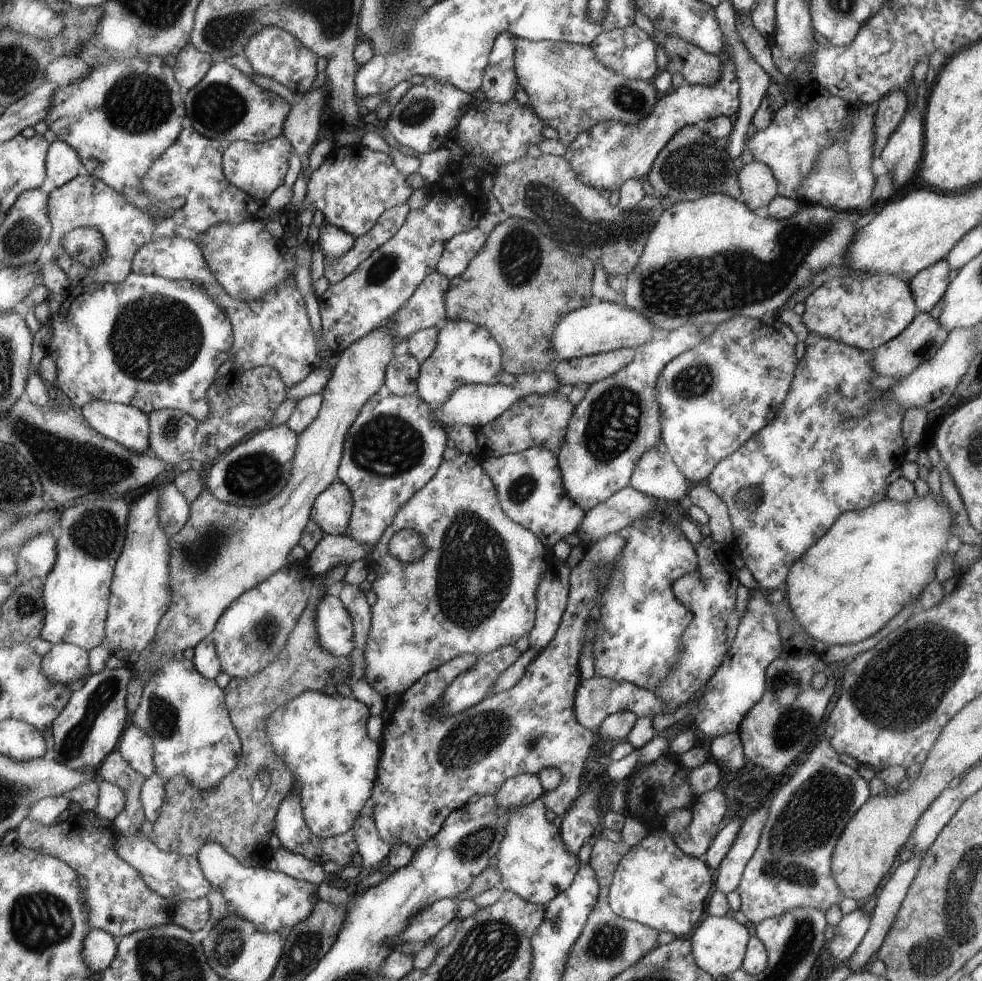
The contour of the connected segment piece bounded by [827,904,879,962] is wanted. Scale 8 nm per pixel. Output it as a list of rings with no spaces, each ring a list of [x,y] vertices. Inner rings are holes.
[[[871,904],[865,908],[858,908],[842,917],[839,925],[834,929],[834,938],[829,941],[828,951],[831,956],[841,962],[848,961],[858,950],[858,946],[866,938],[871,926],[873,909],[878,905]]]

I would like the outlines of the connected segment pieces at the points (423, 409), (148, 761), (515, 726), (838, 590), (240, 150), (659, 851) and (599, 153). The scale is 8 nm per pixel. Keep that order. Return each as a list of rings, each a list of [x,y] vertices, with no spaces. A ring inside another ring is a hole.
[[[391,393],[389,396],[371,396],[366,406],[359,412],[344,441],[343,458],[338,468],[338,480],[343,482],[354,497],[354,512],[347,530],[342,534],[368,543],[374,548],[382,538],[382,533],[391,526],[399,509],[408,504],[426,483],[436,476],[445,461],[442,454],[446,450],[448,436],[445,426],[437,419],[432,406],[424,402],[417,394],[399,397]]]
[[[129,723],[119,740],[117,749],[136,772],[142,773],[146,778],[156,773],[153,738],[143,728]]]
[[[618,533],[605,536],[584,552],[581,561],[571,568],[570,594],[559,630],[555,638],[544,647],[520,682],[511,689],[490,694],[476,706],[457,715],[440,716],[436,706],[450,683],[477,663],[474,654],[461,654],[446,664],[420,677],[400,697],[390,721],[384,719],[381,734],[381,753],[378,779],[371,792],[368,804],[373,807],[373,819],[380,838],[391,848],[398,844],[409,846],[413,851],[420,848],[432,836],[438,834],[446,817],[453,811],[464,808],[472,796],[495,795],[508,779],[524,773],[543,771],[544,768],[559,768],[565,779],[557,789],[547,791],[545,806],[561,818],[569,811],[580,794],[580,774],[586,766],[592,746],[592,731],[584,728],[575,717],[575,696],[580,682],[581,653],[587,640],[587,625],[593,609],[599,604],[599,571],[615,562],[623,551],[625,540]]]
[[[932,492],[927,497],[914,497],[910,502],[899,503],[888,498],[882,499],[879,503],[873,504],[871,507],[848,511],[839,516],[839,520],[827,531],[827,534],[823,536],[824,540],[820,539],[816,541],[800,558],[791,566],[791,570],[787,576],[787,583],[785,584],[785,601],[788,604],[793,617],[796,622],[801,624],[801,627],[805,630],[805,633],[812,637],[815,641],[822,641],[827,646],[832,644],[856,644],[866,638],[872,639],[876,637],[876,633],[884,631],[883,626],[892,618],[896,616],[908,602],[913,598],[916,598],[918,594],[922,594],[923,589],[927,586],[926,580],[930,578],[930,574],[934,576],[934,570],[936,570],[936,562],[938,562],[938,556],[946,552],[955,551],[958,540],[951,534],[952,516],[950,516],[950,510],[948,505],[936,502],[934,500]]]
[[[277,136],[263,143],[235,141],[223,150],[223,173],[236,188],[265,201],[284,182],[290,158],[291,145],[283,136]]]
[[[657,826],[623,856],[611,882],[610,905],[628,920],[648,925],[658,932],[688,938],[704,914],[712,878],[714,872],[702,860],[687,855],[667,830]]]
[[[723,57],[720,78],[711,85],[689,85],[684,82],[671,94],[666,93],[653,106],[653,111],[637,123],[606,121],[581,132],[566,147],[564,160],[578,174],[579,180],[596,190],[618,192],[630,179],[643,180],[654,166],[655,158],[666,143],[686,125],[706,122],[719,116],[734,117],[739,109],[739,82],[732,59]]]

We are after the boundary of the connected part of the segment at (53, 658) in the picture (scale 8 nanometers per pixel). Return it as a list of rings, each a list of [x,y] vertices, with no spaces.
[[[58,643],[43,656],[45,675],[57,683],[71,684],[75,689],[78,682],[85,682],[90,676],[88,652],[72,643]]]

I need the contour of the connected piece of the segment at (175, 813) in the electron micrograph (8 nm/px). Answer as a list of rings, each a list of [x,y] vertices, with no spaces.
[[[308,605],[302,614],[292,636],[289,637],[287,648],[272,664],[260,671],[256,676],[247,679],[231,679],[224,689],[226,705],[238,730],[239,739],[242,741],[242,756],[236,768],[228,773],[214,788],[205,791],[197,787],[189,776],[178,775],[169,778],[166,783],[166,798],[159,812],[158,820],[153,824],[150,839],[163,850],[179,854],[183,857],[196,857],[203,850],[208,841],[215,841],[223,845],[233,857],[248,867],[266,866],[266,842],[272,838],[274,830],[274,816],[279,812],[283,800],[294,788],[295,774],[283,758],[277,755],[273,744],[267,735],[269,717],[277,709],[288,704],[304,691],[324,692],[326,686],[346,684],[350,676],[351,658],[349,656],[336,656],[329,653],[319,641],[316,628],[316,609]]]

